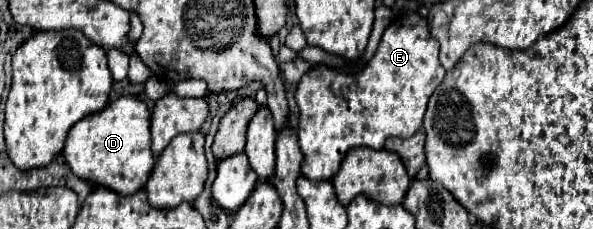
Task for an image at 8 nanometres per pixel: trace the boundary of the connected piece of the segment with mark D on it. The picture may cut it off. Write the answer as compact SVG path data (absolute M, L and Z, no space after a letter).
M136 95L118 97L100 113L80 119L70 129L64 145L64 157L68 167L86 181L96 181L120 195L140 191L154 167L154 155L150 149L150 109Z

